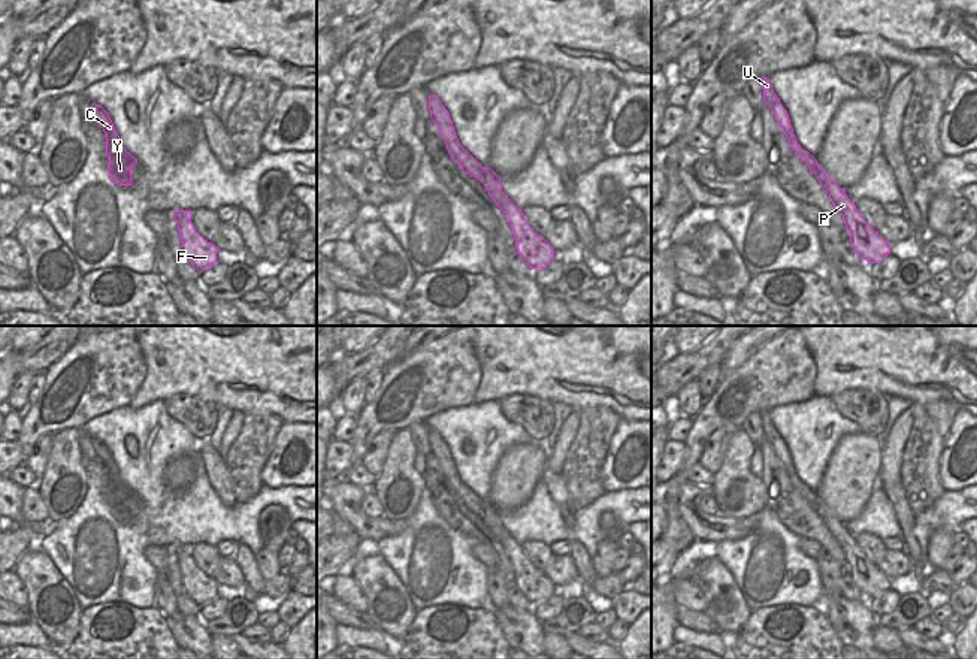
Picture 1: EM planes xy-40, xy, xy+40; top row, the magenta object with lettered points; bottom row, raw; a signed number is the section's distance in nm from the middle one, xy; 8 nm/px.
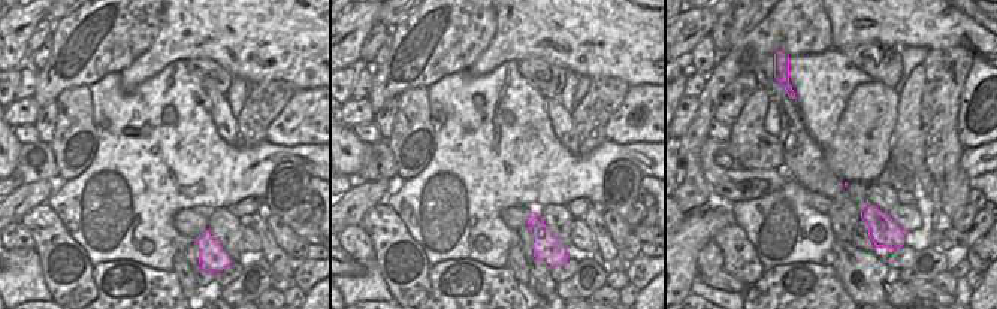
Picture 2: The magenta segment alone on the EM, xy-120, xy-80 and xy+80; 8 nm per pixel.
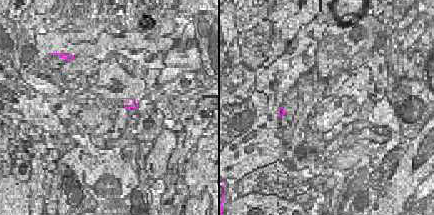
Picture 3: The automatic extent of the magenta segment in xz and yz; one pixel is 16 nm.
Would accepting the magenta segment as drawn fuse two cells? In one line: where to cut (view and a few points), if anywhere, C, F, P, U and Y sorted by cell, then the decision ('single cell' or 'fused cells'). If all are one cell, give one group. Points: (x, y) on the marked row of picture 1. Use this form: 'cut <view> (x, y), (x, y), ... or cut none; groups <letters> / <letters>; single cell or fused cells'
cut none; groups C F P U Y; single cell

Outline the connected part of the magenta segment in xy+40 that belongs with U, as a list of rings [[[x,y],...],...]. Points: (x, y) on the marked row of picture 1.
[[[760,78],[760,85],[763,88],[763,100],[772,109],[777,123],[783,129],[790,148],[796,155],[801,157],[802,161],[807,163],[811,173],[814,173],[823,187],[823,190],[829,194],[834,206],[841,212],[844,218],[844,224],[850,233],[850,242],[855,251],[869,263],[880,263],[886,256],[890,254],[890,244],[887,244],[878,232],[875,232],[857,212],[855,202],[849,199],[844,188],[838,187],[835,181],[819,167],[817,160],[801,148],[798,143],[793,129],[790,126],[789,114],[783,108],[780,99],[772,90],[768,78]]]

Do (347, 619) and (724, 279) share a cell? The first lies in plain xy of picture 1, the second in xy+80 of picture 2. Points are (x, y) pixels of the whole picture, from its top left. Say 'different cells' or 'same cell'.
same cell

